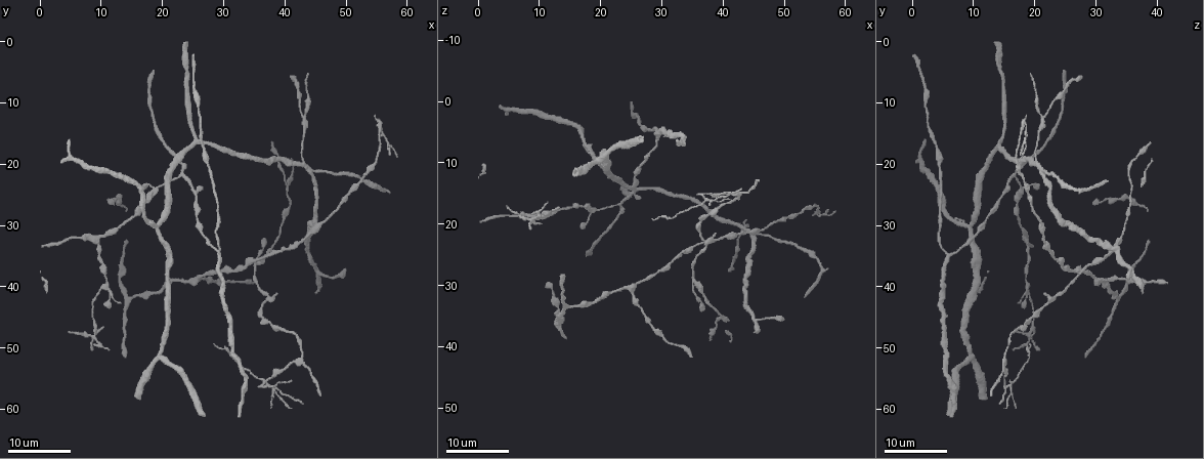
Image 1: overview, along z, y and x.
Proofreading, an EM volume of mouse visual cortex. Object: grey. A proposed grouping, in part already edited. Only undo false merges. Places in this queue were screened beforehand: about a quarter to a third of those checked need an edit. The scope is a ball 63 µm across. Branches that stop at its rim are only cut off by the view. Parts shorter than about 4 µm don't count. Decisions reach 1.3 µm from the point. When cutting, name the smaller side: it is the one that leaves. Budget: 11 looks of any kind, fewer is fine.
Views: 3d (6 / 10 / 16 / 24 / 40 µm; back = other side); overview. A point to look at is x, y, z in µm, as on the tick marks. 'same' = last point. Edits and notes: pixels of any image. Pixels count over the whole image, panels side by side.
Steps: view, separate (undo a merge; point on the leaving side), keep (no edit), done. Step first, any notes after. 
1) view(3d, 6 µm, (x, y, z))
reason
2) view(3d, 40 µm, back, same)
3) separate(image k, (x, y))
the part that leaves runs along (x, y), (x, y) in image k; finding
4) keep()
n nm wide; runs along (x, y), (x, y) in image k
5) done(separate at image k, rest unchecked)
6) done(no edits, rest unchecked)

view(3d, 24 µm, (11.0, 40.5, 18.5))
two arms at a narrow angle

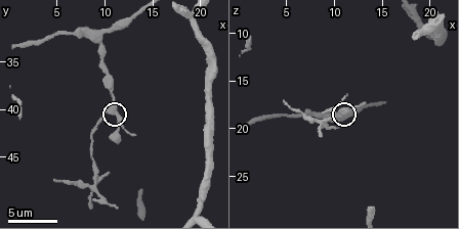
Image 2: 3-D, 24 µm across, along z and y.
view(3d, 10 µm, same)
closer look

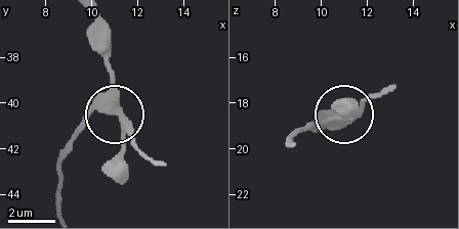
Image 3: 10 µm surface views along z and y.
separate(image 3, (81, 126))
the part that leaves runs along (103, 103), (60, 166), (58, 207) in image 3; a second cell is stuck on

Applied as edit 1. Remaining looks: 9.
view(3d, 6 µm, (9.0, 32.6, 18.8))

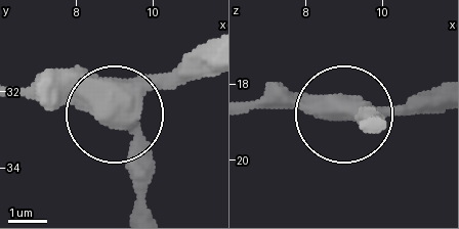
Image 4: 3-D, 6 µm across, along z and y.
keep()
one cell here

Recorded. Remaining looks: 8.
view(3d, 16 µm, (40.0, 23.5, 36.0))
side arm on a straight run

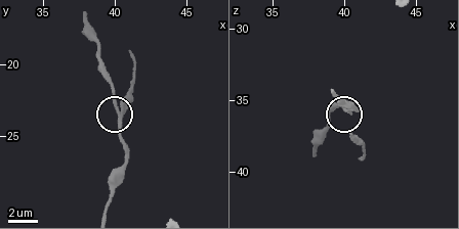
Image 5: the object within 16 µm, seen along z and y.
view(3d, 6 µm, same)
zoom in

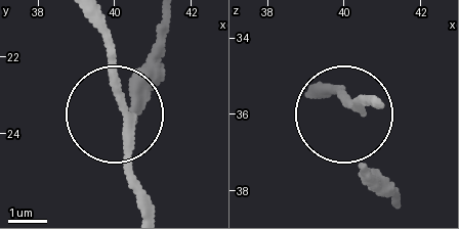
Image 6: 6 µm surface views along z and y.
view(3d, 6 µm, back, same)
from behind

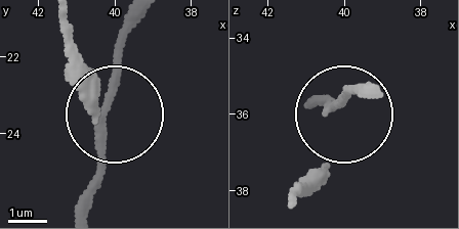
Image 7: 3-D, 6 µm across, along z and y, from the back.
keep()
3 arms; runs along (82, 203), (102, 155), (106, 109), (92, 109) in image 7; continuous, no second cell

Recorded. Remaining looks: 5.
view(3d, 24 µm, (43.0, 12.0, 21.0))
branch point

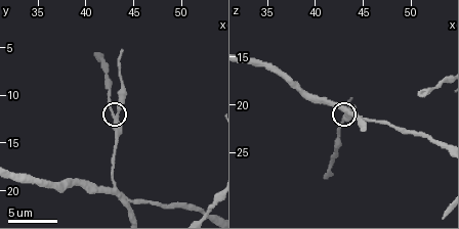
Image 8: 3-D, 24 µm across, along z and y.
view(3d, 10 µm, same)

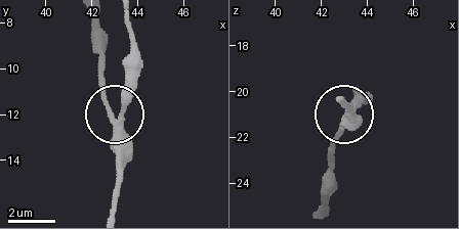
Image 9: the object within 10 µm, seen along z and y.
view(3d, 10 µm, back, same)
other side

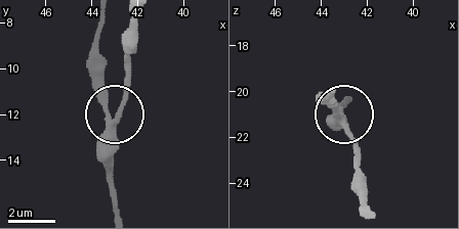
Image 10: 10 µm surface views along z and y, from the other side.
keep()
runs along (117, 209), (111, 121), (106, 86), (95, 70) in image 10; all the same cell

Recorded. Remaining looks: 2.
view(3d, 16 µm, (29.5, 35.0, 5.5))
branch point

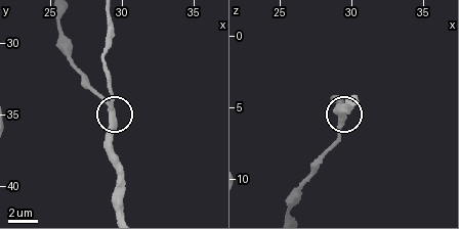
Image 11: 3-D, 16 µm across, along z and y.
view(3d, 10 µm, same)
closer look

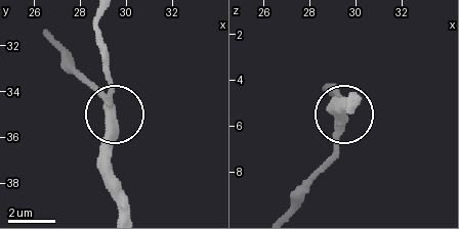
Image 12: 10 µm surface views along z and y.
keep()
3 arms; all the same cell

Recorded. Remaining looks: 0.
done(separate at image 3, rest unchecked)

